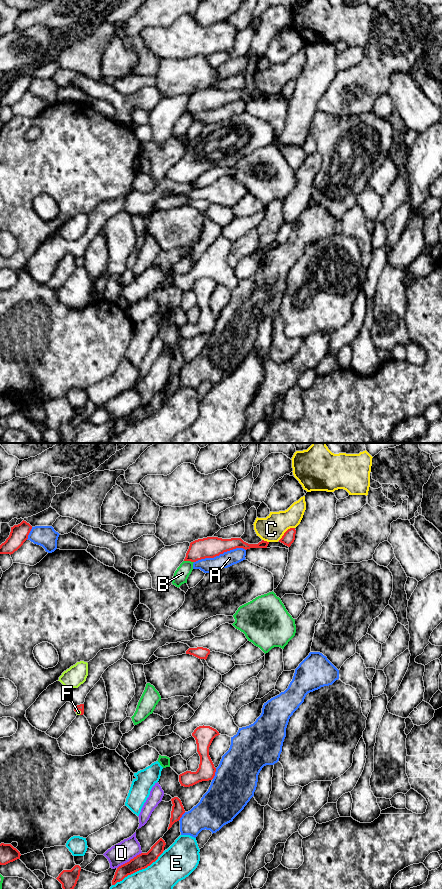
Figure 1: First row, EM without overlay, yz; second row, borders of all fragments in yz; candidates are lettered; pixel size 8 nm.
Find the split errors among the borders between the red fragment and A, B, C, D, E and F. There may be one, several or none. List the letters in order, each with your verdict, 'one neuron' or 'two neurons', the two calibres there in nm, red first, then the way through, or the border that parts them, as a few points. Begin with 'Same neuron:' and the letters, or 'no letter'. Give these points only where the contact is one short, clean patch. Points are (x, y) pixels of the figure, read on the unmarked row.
Same neuron: F
A: two neurons; calibres 170 and 120 nm
B: two neurons; calibres 170 and 120 nm
C: two neurons; calibres 100 and 200 nm
D: two neurons; calibres 120 and 170 nm
E: two neurons; calibres 120 and 360 nm
F: one neuron; calibres 50 and 50 nm

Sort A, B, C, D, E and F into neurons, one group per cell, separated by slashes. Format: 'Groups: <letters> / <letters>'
Groups: A / B / C / D / E / F

